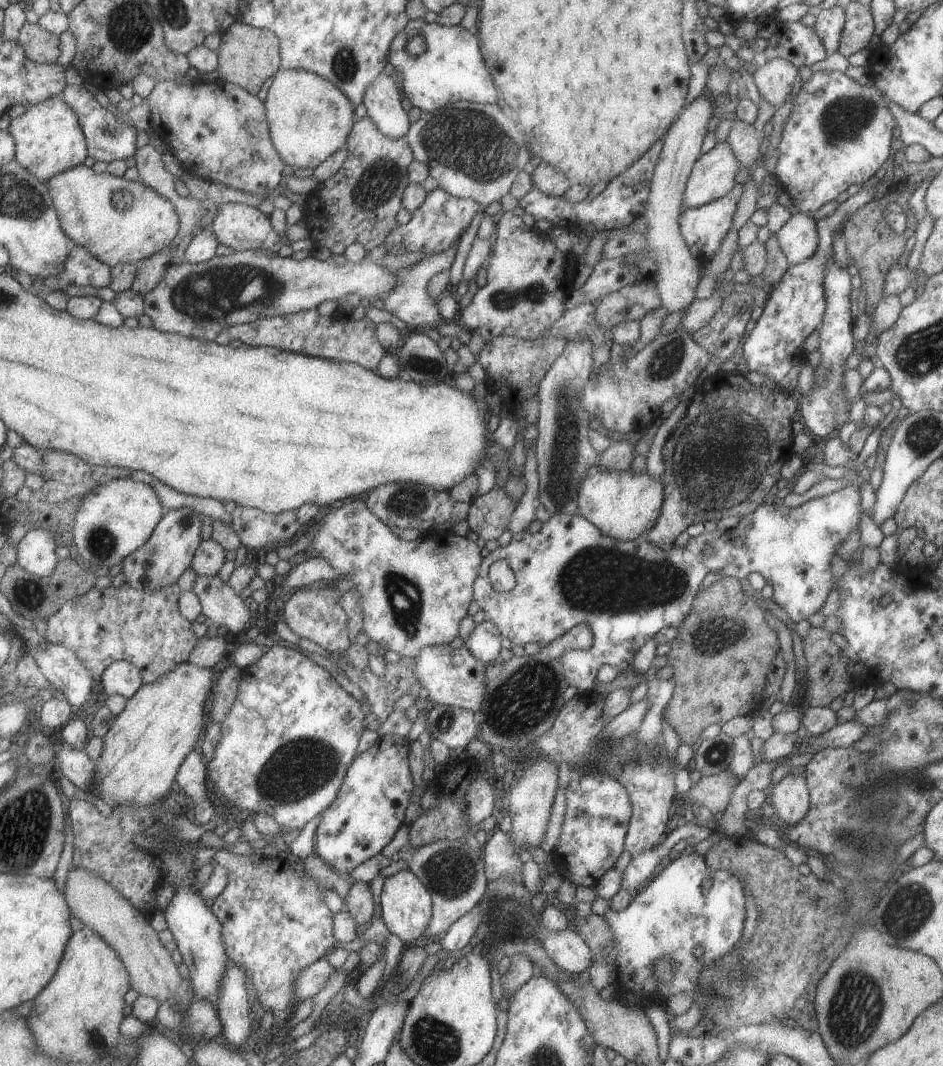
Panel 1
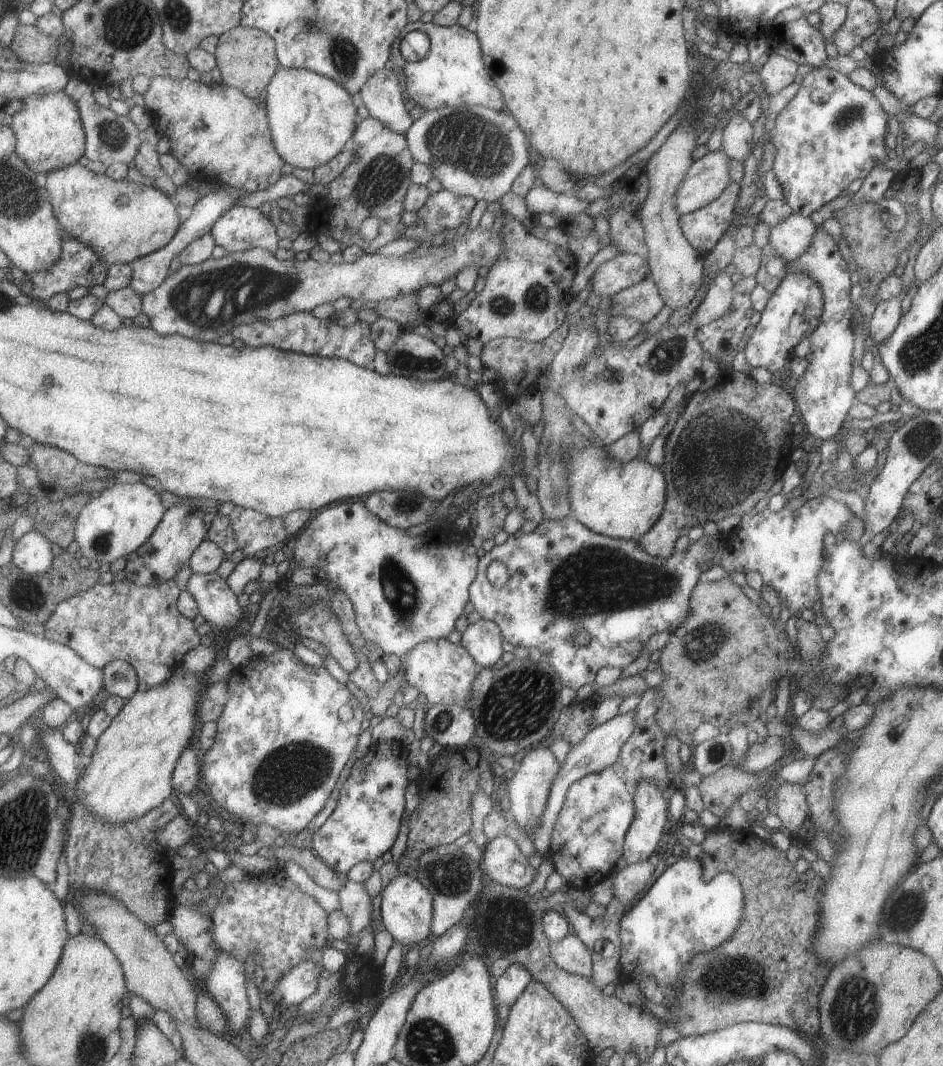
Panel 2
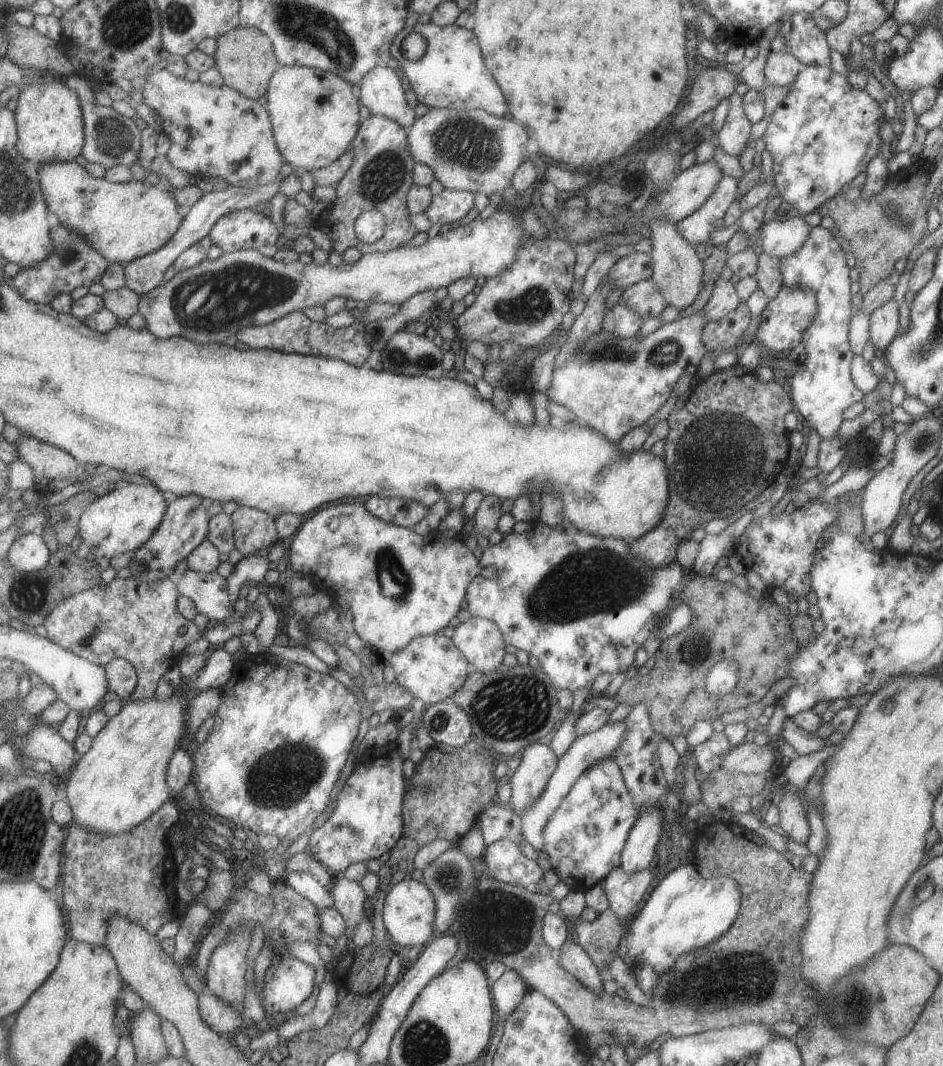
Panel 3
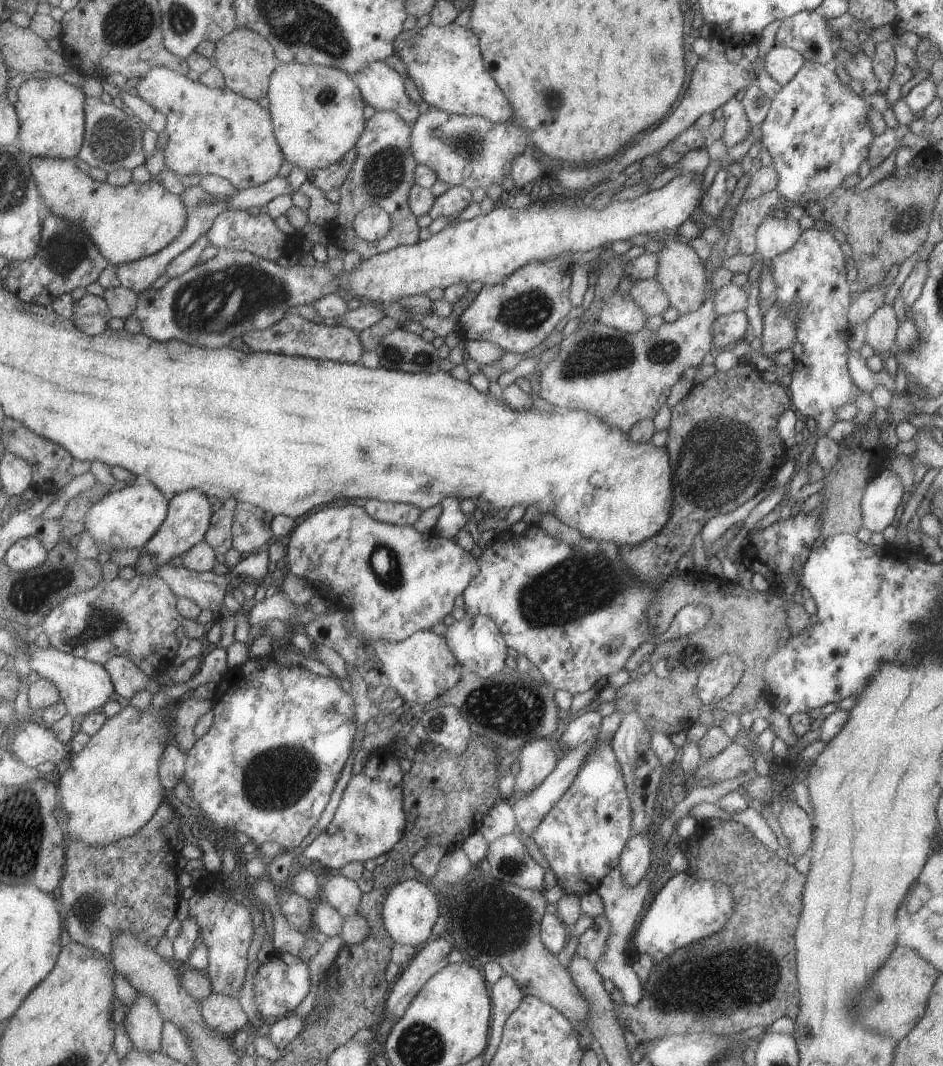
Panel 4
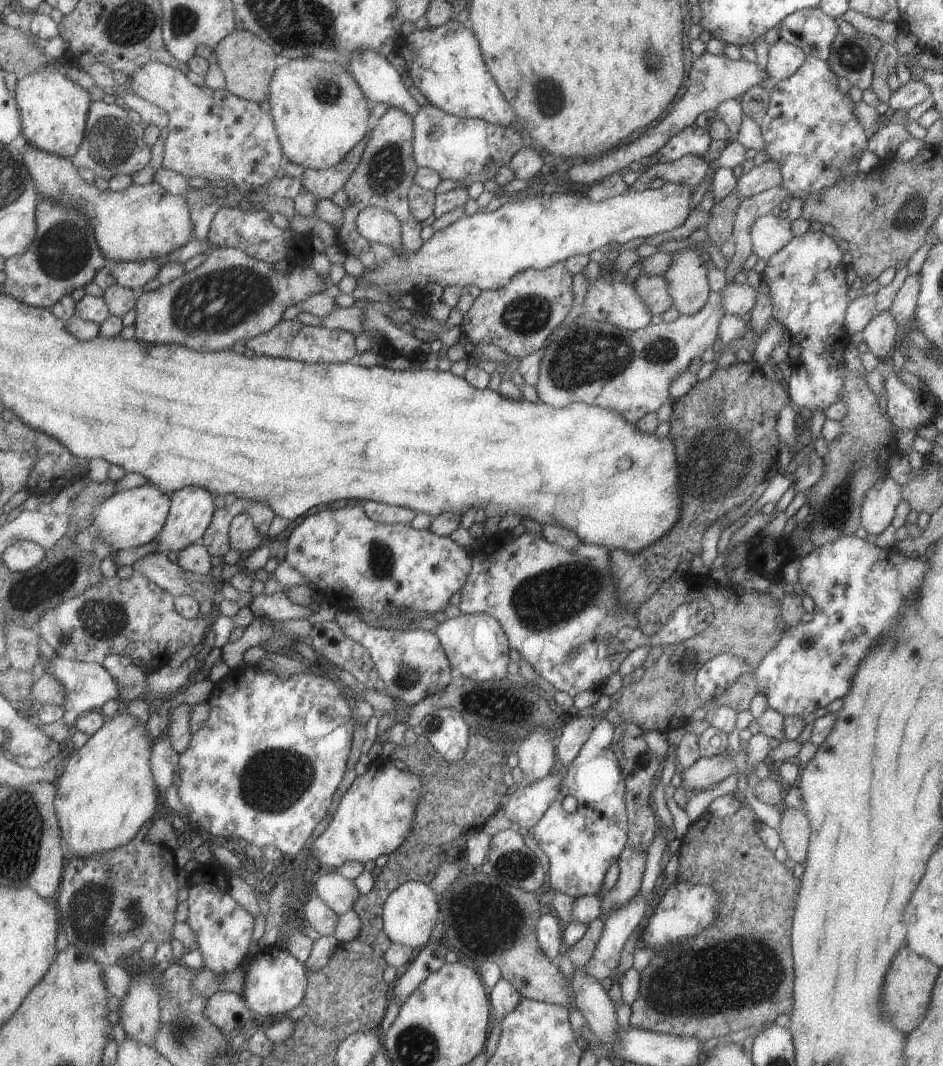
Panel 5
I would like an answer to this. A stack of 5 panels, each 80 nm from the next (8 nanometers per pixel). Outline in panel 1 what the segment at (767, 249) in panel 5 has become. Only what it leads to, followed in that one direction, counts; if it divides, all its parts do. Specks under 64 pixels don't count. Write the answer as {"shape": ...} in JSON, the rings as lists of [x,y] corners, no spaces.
{"shape":[[[803,213],[791,214],[773,236],[790,265],[808,260],[818,246],[815,221]]]}

